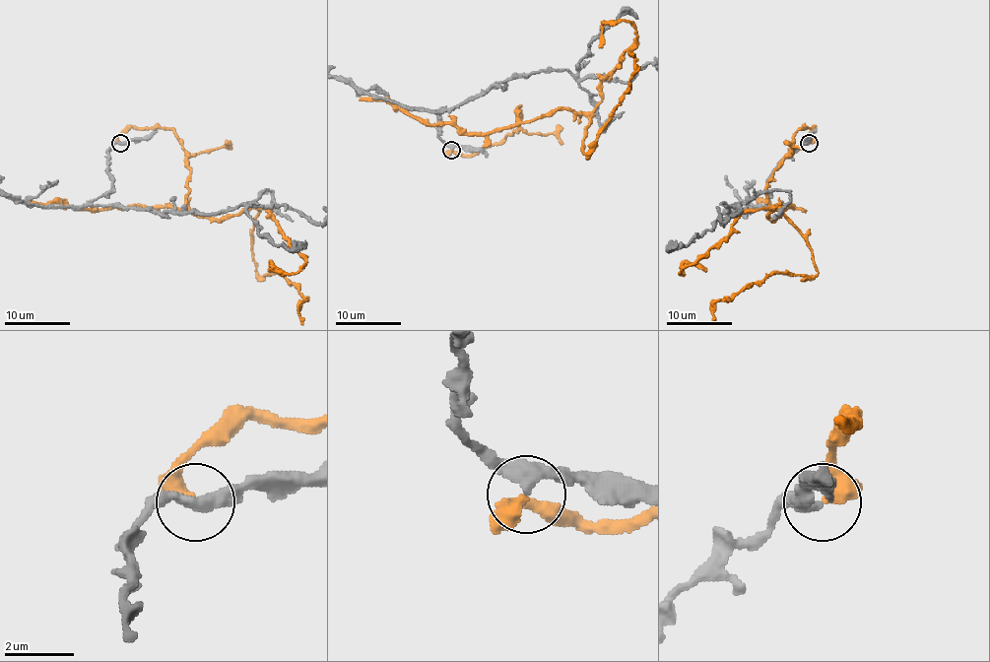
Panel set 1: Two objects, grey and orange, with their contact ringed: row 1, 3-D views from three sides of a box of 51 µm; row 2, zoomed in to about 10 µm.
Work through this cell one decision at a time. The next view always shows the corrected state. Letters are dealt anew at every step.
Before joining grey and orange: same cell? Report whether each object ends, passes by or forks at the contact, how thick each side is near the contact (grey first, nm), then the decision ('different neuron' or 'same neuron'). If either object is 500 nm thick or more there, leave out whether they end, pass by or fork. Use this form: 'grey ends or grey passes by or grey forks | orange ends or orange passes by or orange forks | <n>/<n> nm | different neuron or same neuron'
grey passes by | orange passes by | 360/260 nm | different neuron

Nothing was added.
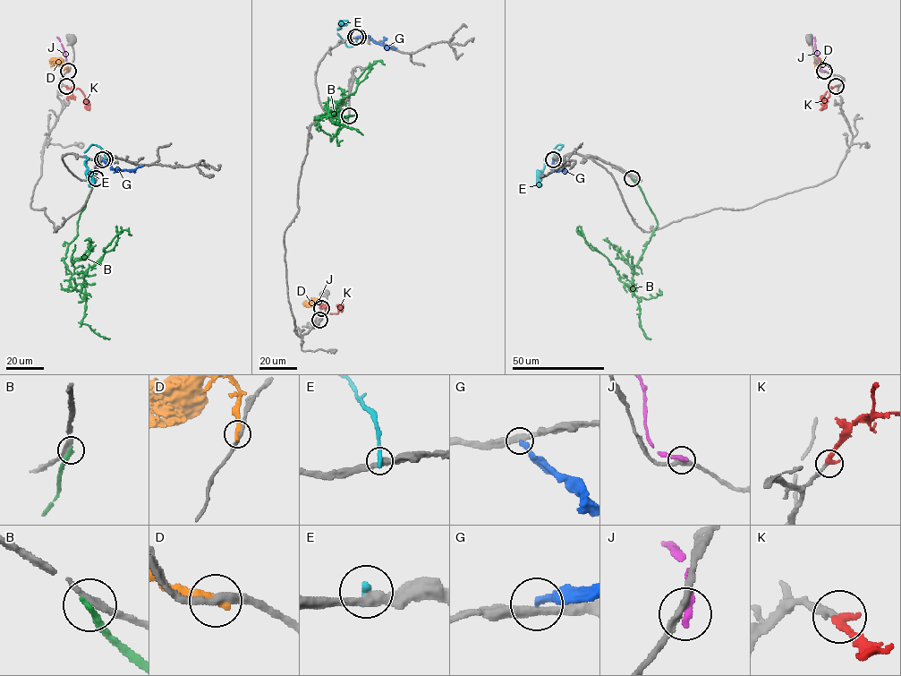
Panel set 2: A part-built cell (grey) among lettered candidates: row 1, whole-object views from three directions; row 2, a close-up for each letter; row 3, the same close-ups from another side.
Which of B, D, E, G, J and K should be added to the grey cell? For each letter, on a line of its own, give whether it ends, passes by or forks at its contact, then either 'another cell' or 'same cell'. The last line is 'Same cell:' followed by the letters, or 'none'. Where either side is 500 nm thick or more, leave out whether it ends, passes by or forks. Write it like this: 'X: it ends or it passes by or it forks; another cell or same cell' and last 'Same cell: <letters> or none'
B: it ends; another cell
D: it ends; another cell
E: it ends; another cell
G: it ends; another cell
J: it ends; another cell
K: it ends; same cell
Same cell: K

